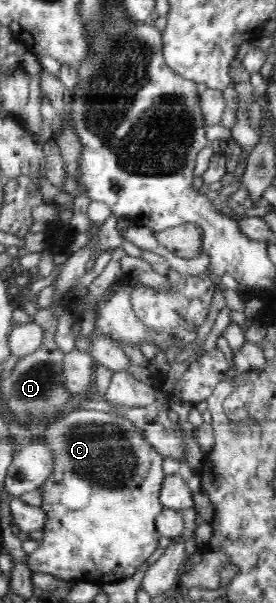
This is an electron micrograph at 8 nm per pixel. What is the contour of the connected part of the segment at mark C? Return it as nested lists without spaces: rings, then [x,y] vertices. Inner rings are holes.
[[[74,408],[45,426],[38,440],[53,452],[54,474],[38,488],[42,491],[41,507],[46,513],[44,536],[40,548],[28,555],[27,565],[33,573],[44,572],[62,580],[94,582],[100,587],[136,574],[141,564],[152,561],[158,554],[160,536],[155,520],[164,508],[159,494],[166,478],[163,472],[165,458],[145,440],[138,426],[121,415]]]

